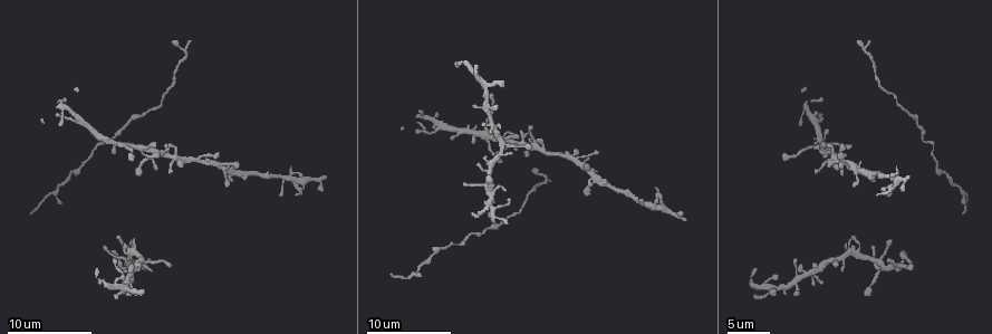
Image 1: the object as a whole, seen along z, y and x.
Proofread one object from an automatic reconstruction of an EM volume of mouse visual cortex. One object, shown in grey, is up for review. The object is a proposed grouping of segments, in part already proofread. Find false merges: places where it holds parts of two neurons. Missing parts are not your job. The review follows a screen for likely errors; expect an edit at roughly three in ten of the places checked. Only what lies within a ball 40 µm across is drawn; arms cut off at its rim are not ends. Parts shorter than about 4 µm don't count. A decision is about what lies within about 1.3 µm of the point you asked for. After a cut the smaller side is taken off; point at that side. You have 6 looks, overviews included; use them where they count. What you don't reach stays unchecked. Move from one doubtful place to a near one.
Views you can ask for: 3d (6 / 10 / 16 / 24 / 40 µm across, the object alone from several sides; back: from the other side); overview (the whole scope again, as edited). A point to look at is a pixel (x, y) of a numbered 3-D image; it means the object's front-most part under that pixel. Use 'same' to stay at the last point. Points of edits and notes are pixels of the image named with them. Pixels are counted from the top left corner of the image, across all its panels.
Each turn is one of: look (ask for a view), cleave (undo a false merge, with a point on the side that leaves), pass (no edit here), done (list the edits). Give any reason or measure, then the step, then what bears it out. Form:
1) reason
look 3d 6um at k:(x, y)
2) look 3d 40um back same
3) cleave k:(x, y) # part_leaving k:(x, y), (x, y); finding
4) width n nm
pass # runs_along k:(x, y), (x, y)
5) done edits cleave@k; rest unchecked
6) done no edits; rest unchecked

thin arm on a thick one
look 3d 10um at 1:(489, 205)

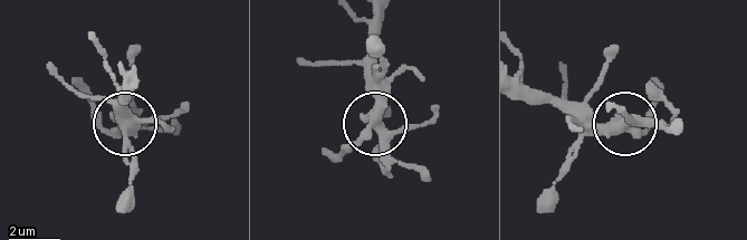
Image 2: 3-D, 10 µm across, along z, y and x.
pass # continuous, no second neuron

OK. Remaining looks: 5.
four or more arms meet
look 3d 6um at 1:(492, 163)

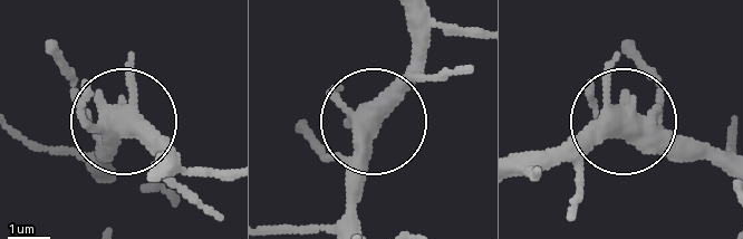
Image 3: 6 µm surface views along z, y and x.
look 3d 6um back at 3:(611, 130)

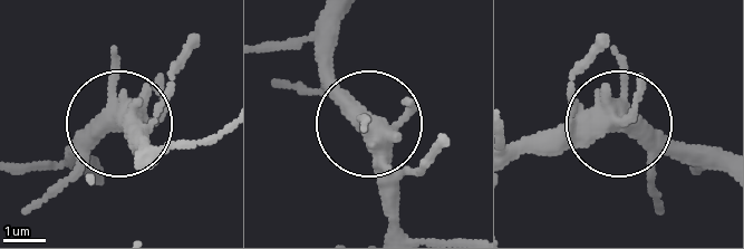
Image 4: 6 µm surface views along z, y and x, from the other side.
width 440 nm
pass # continuous, no second neuron

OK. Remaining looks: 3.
three-way junction
look 3d 10um at 1:(484, 131)

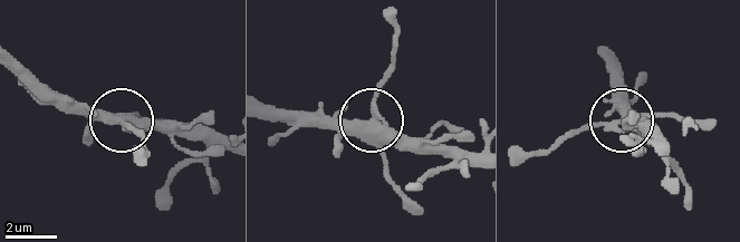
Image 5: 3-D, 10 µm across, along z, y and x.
side_arm 5 um
pass # runs_along 5:(395, 144), (372, 114), (390, 65); continuous, no second neuron

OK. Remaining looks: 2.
done no edits; rest unchecked

